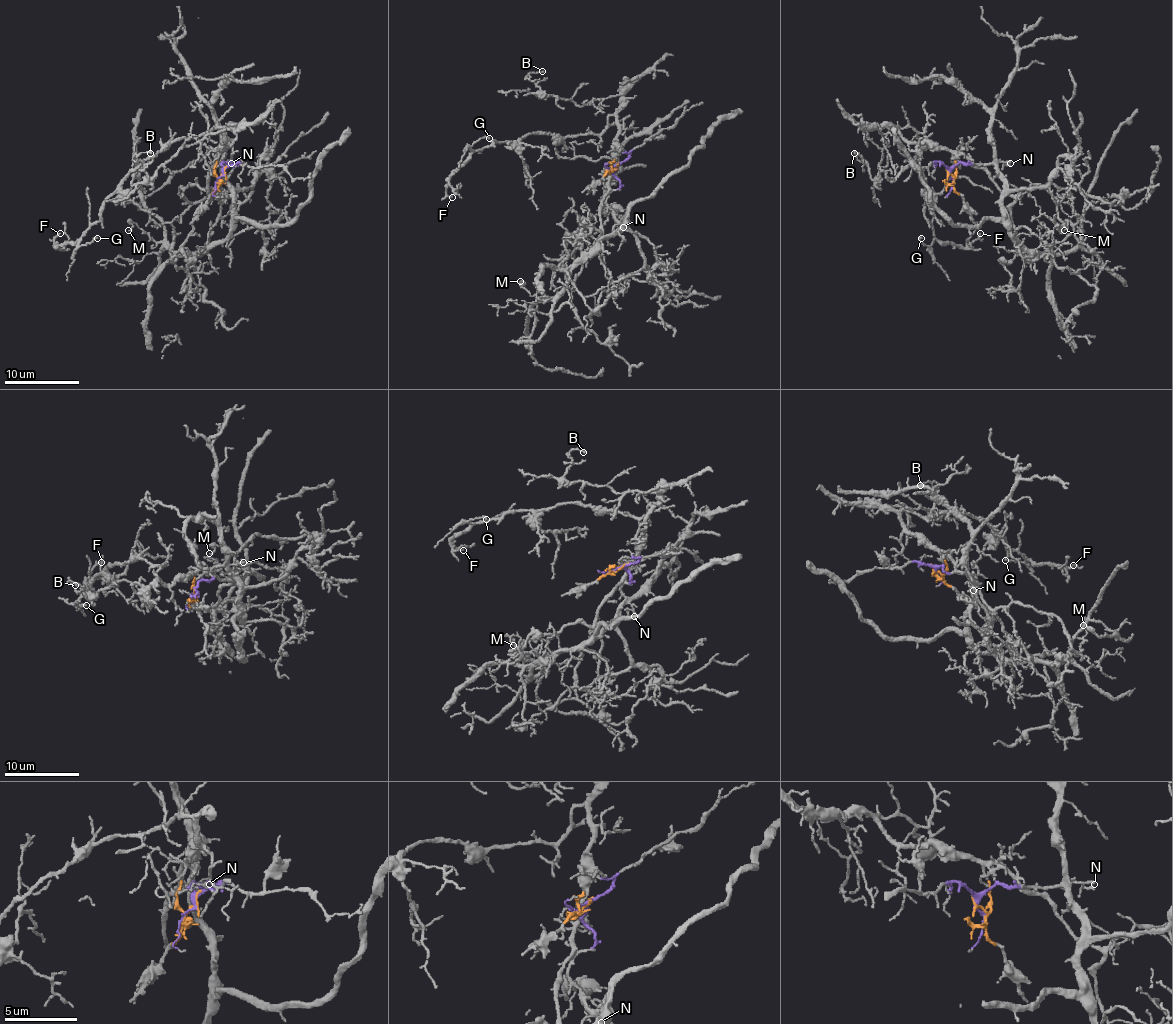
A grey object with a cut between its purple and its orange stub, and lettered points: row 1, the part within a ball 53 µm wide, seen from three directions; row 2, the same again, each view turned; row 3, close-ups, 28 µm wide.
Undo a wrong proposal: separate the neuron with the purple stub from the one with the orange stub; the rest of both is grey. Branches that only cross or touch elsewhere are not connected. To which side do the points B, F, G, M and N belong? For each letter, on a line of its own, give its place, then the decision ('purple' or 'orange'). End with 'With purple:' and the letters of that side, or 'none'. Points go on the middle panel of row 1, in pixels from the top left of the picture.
B: at (542, 71); orange
F: at (452, 197); orange
G: at (489, 138); orange
M: at (520, 281); purple
N: at (623, 227); purple
With purple: M, N

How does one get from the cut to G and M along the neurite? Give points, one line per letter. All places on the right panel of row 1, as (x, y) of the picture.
G: (948, 172), (952, 154), (898, 127), (920, 140), (933, 231), (931, 244), (920, 238)
M: (948, 172), (992, 163), (1001, 223), (1031, 251), (1069, 253), (1080, 231), (1063, 231)

